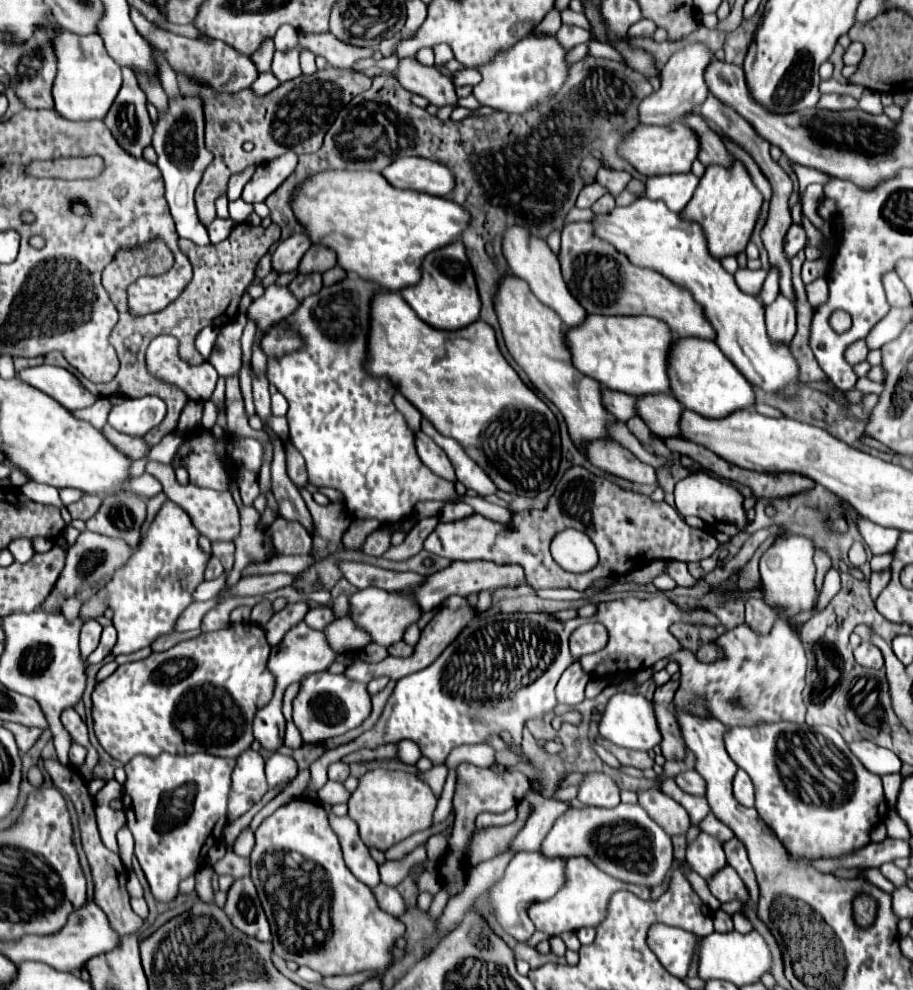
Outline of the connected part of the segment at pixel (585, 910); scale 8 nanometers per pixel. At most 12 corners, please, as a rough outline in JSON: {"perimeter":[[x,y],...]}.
{"perimeter":[[587,857],[565,863],[565,883],[531,905],[537,931],[557,937],[595,927],[609,897],[649,887],[623,883]]}

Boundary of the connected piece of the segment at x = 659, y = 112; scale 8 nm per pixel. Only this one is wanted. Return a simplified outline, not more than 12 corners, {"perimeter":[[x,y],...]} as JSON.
{"perimeter":[[705,43],[667,61],[661,89],[639,105],[647,125],[691,115],[709,95]]}

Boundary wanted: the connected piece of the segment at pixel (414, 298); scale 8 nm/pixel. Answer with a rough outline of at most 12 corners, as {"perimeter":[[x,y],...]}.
{"perimeter":[[461,239],[429,253],[401,289],[419,319],[443,331],[479,319]]}

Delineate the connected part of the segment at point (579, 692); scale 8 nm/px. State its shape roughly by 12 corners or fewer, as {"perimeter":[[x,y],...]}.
{"perimeter":[[579,659],[563,671],[557,701],[571,707],[585,699],[589,675]]}

